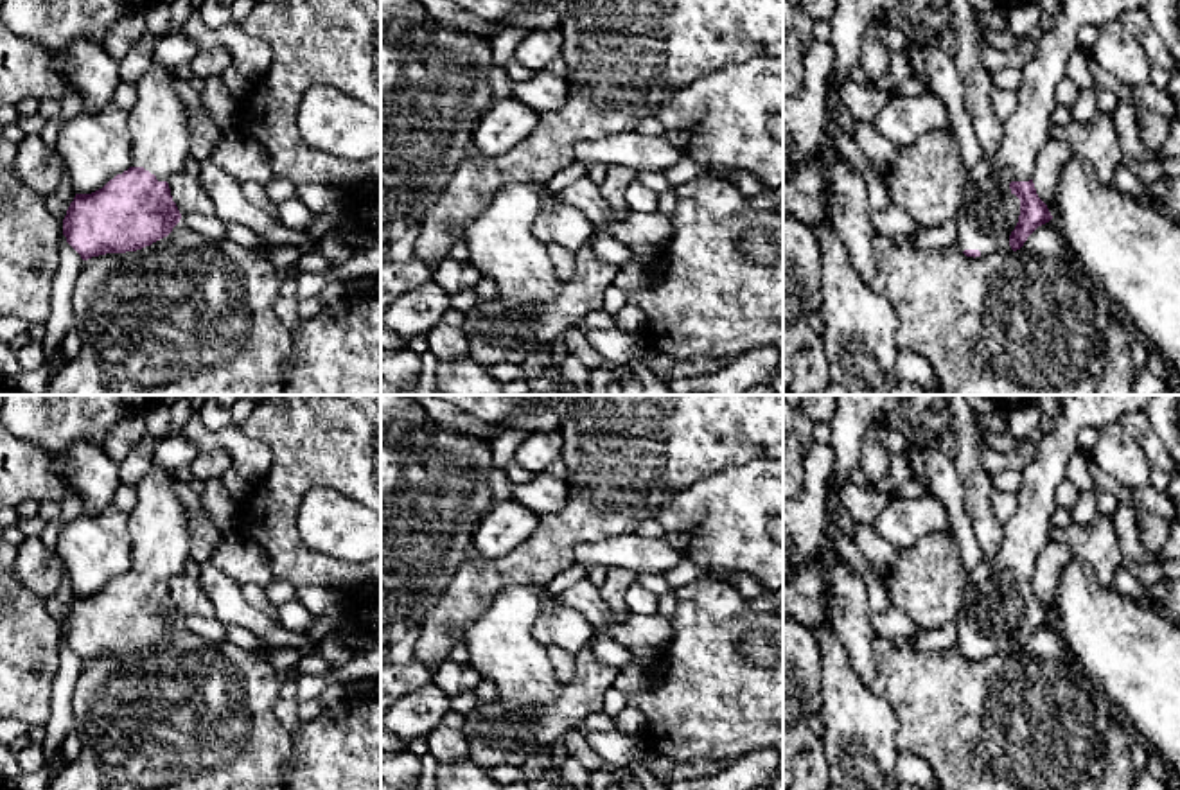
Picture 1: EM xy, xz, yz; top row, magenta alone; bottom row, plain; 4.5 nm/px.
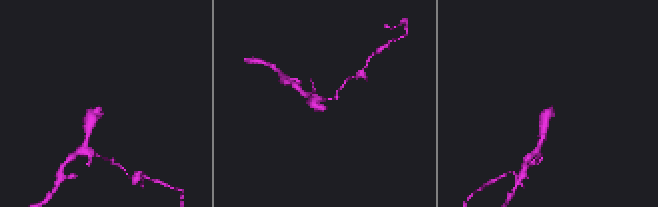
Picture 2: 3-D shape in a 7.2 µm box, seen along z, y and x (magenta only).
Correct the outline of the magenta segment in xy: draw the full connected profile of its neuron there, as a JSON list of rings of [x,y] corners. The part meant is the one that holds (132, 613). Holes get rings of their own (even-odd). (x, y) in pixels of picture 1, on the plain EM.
[[[153,465],[135,485],[136,505],[128,517],[133,540],[133,566],[102,591],[75,596],[63,621],[63,637],[83,663],[106,655],[136,654],[167,639],[181,616],[172,603],[169,584],[190,560],[187,510],[174,492],[176,472]]]

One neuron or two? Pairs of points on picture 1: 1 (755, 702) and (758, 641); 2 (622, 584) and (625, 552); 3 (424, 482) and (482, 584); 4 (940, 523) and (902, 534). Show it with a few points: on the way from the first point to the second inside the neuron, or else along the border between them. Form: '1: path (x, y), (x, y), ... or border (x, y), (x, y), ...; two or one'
1: border (742, 629), (739, 652), (764, 667); two
2: border (609, 568), (627, 568), (640, 573); two
3: border (467, 559), (440, 593); two
4: path (931, 523), (911, 525); one

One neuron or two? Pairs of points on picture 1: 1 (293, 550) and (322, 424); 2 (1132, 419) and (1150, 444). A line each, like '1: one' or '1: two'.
1: one
2: one

